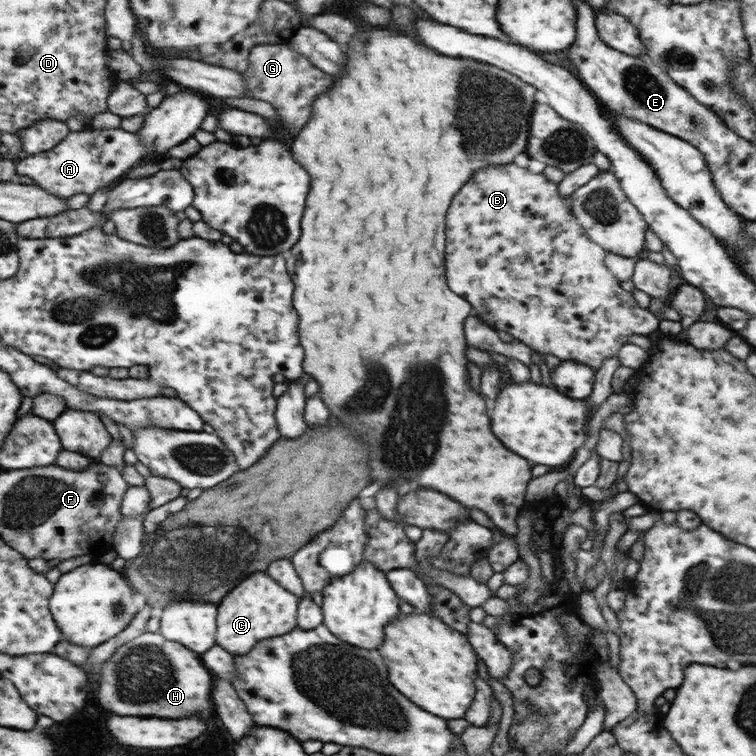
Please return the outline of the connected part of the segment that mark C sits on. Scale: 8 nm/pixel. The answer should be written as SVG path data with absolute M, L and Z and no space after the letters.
M257 572L219 604L219 646L233 654L249 654L259 640L293 631L298 627L300 602L299 596L285 590L271 576Z

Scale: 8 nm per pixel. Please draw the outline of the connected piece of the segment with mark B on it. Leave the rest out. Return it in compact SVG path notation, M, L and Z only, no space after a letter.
M514 163L499 164L499 166L487 166L479 168L475 172L475 180L451 200L451 212L447 212L447 280L451 280L451 288L459 292L459 296L470 301L471 308L475 309L475 315L488 325L493 331L508 332L514 340L526 344L531 350L540 354L556 356L560 361L569 360L597 370L599 366L617 354L620 346L629 340L631 334L648 335L657 330L657 318L651 312L645 312L639 308L631 296L631 292L621 290L619 281L609 269L603 265L605 250L586 235L579 226L575 215L570 211L568 198L558 194L558 184L545 179L542 173L533 174L527 168L521 168Z

